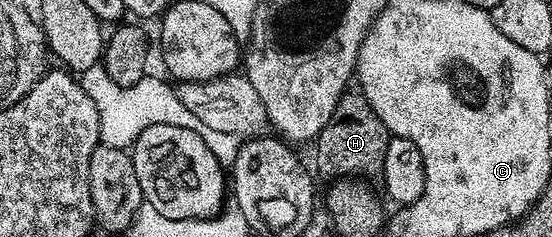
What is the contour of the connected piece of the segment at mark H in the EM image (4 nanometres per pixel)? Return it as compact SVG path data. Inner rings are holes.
M349 89L335 105L331 121L317 135L317 167L326 175L326 180L363 179L376 180L383 169L387 157L387 145L390 141L388 129L383 125L379 113L371 109L367 97L360 90Z

